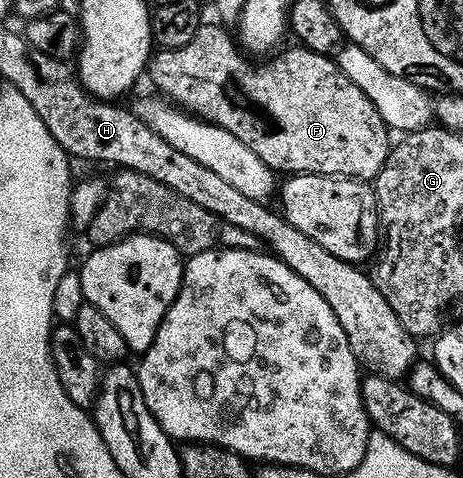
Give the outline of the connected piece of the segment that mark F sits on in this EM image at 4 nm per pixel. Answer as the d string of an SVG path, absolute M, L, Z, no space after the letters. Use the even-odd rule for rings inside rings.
M202 22L193 39L189 44L184 45L180 49L157 49L148 61L147 77L150 76L151 82L166 96L171 103L178 105L187 113L194 115L196 118L205 122L212 123L226 129L227 132L233 133L238 140L242 140L242 144L246 144L246 148L250 148L250 152L254 152L254 156L258 156L258 160L262 160L269 166L273 172L285 170L285 175L294 174L331 174L342 178L354 178L357 180L372 180L380 173L380 169L384 167L384 161L388 158L390 149L389 126L383 122L382 116L378 114L378 108L374 108L374 104L370 104L370 100L366 100L362 88L355 86L351 80L346 77L346 72L342 72L338 68L338 64L329 55L319 54L313 50L307 50L305 46L299 44L293 45L293 50L284 50L277 56L273 62L264 62L259 66L259 61L253 60L251 57L245 56L237 41L228 34L227 27L221 23Z

